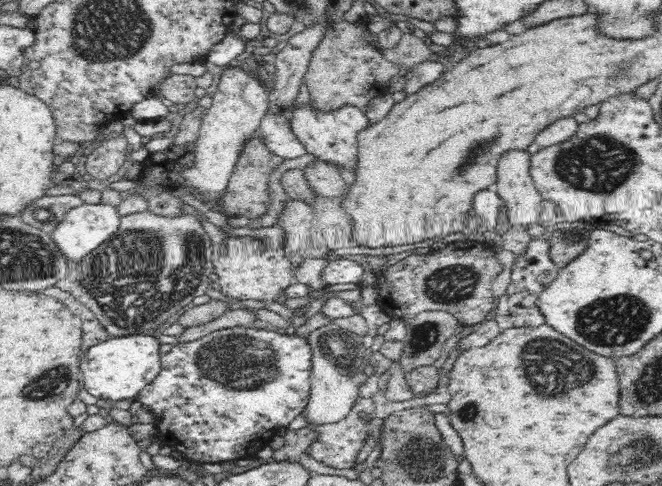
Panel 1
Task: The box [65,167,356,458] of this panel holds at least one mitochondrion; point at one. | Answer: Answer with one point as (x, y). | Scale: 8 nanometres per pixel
(140, 274)

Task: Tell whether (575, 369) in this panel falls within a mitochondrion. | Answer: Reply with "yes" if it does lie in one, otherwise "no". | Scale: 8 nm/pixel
yes

